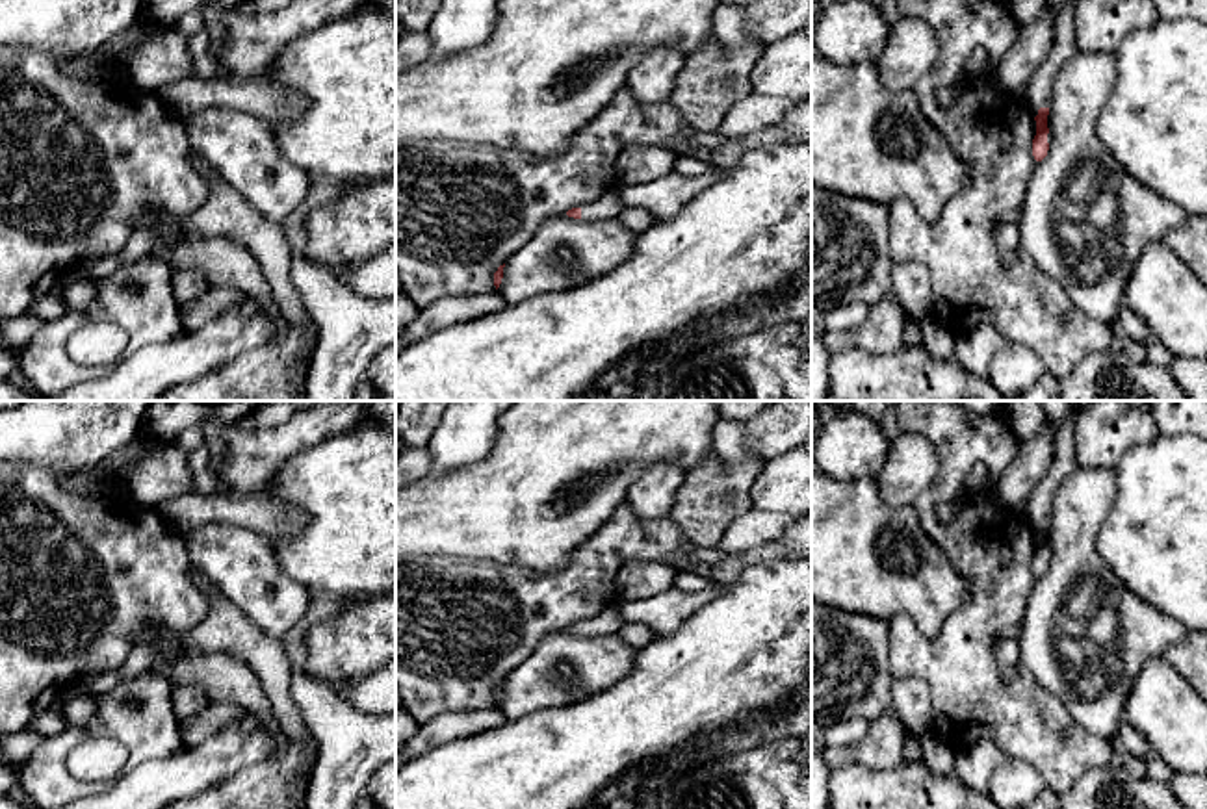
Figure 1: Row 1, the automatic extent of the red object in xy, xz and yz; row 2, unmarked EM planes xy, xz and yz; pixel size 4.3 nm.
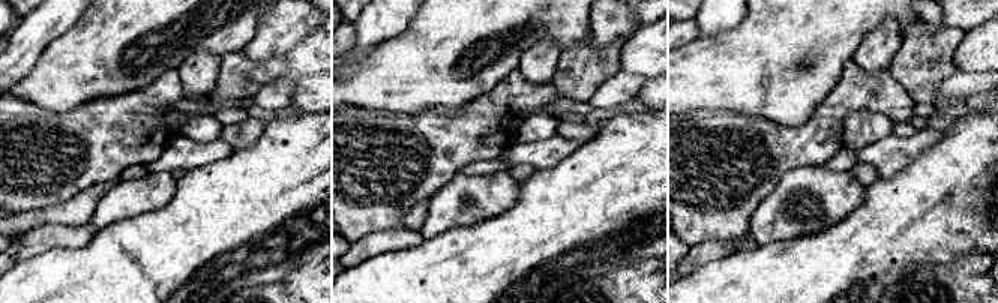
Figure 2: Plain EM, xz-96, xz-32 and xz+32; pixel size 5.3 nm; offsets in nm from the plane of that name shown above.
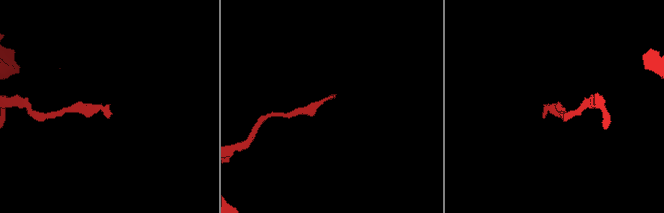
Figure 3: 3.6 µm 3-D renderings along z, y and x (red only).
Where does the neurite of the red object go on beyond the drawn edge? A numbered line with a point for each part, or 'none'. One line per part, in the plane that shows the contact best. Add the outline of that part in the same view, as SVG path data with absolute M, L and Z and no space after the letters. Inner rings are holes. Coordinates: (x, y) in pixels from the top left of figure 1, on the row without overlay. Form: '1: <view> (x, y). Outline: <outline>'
1: xz (609, 622). Outline: M618 607L605 609L600 616L581 623L581 635L615 635L626 622L622 620Z

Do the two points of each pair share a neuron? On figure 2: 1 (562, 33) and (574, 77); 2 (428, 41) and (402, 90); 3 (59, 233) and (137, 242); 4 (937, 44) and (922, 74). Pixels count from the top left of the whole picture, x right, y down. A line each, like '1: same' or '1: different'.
1: different
2: same
3: different
4: same

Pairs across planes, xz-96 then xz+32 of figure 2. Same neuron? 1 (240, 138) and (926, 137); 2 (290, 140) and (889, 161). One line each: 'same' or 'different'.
1: different
2: different

